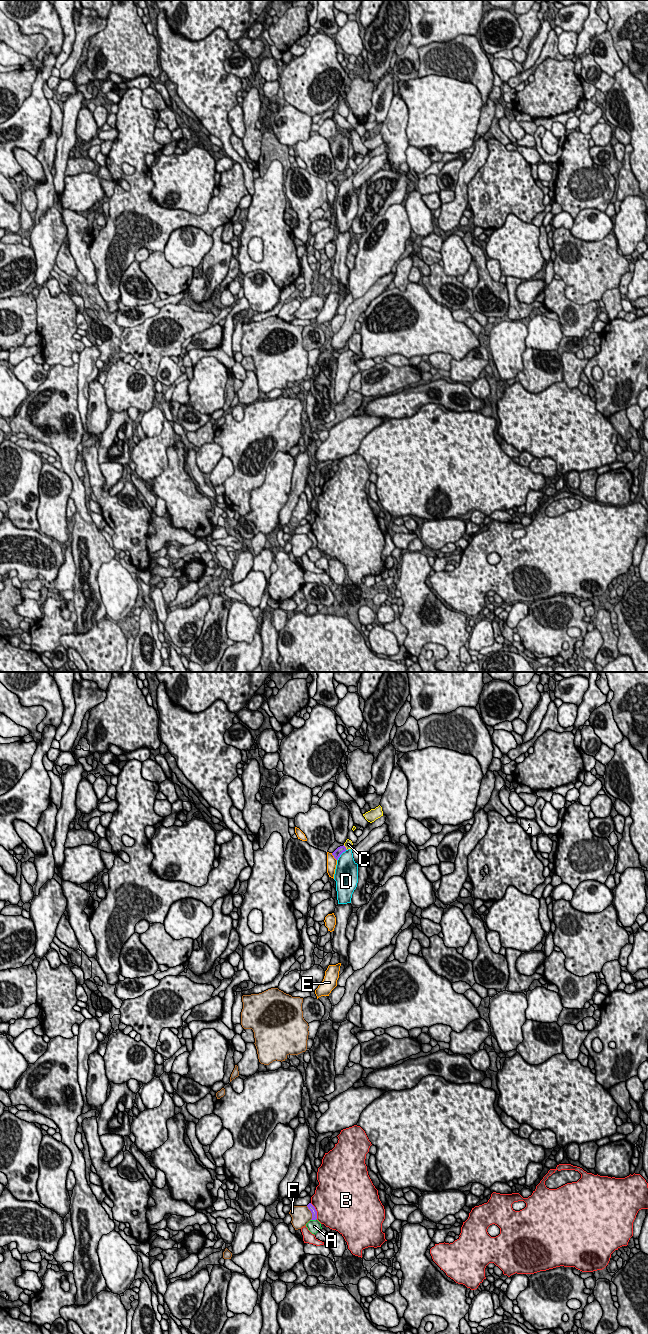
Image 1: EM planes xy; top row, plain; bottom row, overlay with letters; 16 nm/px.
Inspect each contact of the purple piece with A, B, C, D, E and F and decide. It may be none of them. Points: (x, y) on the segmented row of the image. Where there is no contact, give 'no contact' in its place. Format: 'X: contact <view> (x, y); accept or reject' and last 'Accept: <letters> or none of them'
A: contact xy (313, 1219); reject
B: contact xy (316, 1211); reject
C: contact xy (345, 847); accept
D: contact xy (340, 854); reject
E: contact xy (334, 857); reject
F: contact xy (311, 1212); reject
Accept: C

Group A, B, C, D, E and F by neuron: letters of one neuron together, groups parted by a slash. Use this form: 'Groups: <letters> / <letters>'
Groups: A / B / C / D / E / F

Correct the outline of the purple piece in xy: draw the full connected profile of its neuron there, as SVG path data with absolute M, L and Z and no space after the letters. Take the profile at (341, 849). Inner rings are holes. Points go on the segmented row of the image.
M347 839L346 842L344 843L344 845L338 847L338 848L332 853L332 855L334 856L334 858L335 858L336 860L338 860L338 858L340 857L340 855L341 855L343 852L345 852L346 850L352 848L352 845L353 845L352 841L349 840L349 839Z

